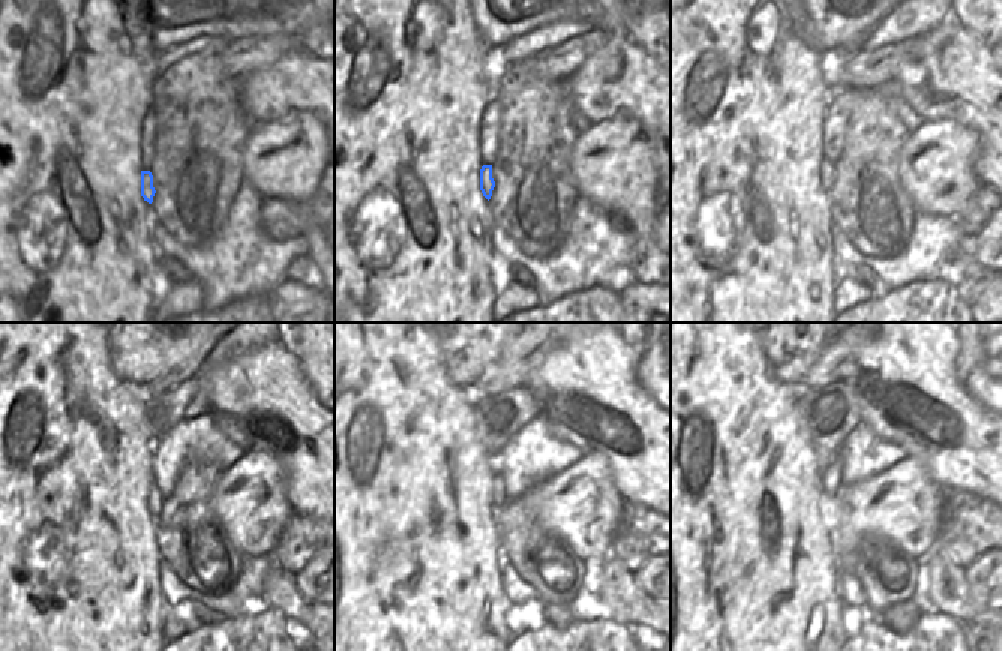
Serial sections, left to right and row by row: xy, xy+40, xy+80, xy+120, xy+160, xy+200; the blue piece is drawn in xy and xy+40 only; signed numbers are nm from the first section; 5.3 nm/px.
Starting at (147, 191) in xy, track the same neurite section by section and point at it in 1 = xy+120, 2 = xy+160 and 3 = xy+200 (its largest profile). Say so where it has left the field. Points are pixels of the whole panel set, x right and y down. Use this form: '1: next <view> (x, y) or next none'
1: next xy+120 (155, 500)
2: next xy+160 (498, 497)
3: next xy+200 (830, 476)

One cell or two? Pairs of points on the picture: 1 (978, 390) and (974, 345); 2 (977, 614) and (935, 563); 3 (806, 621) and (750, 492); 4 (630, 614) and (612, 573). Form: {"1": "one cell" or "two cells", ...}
{"1": "one cell", "2": "one cell", "3": "one cell", "4": "one cell"}

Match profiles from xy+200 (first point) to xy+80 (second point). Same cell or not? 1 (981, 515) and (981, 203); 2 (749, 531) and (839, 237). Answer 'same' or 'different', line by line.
1: same
2: different

